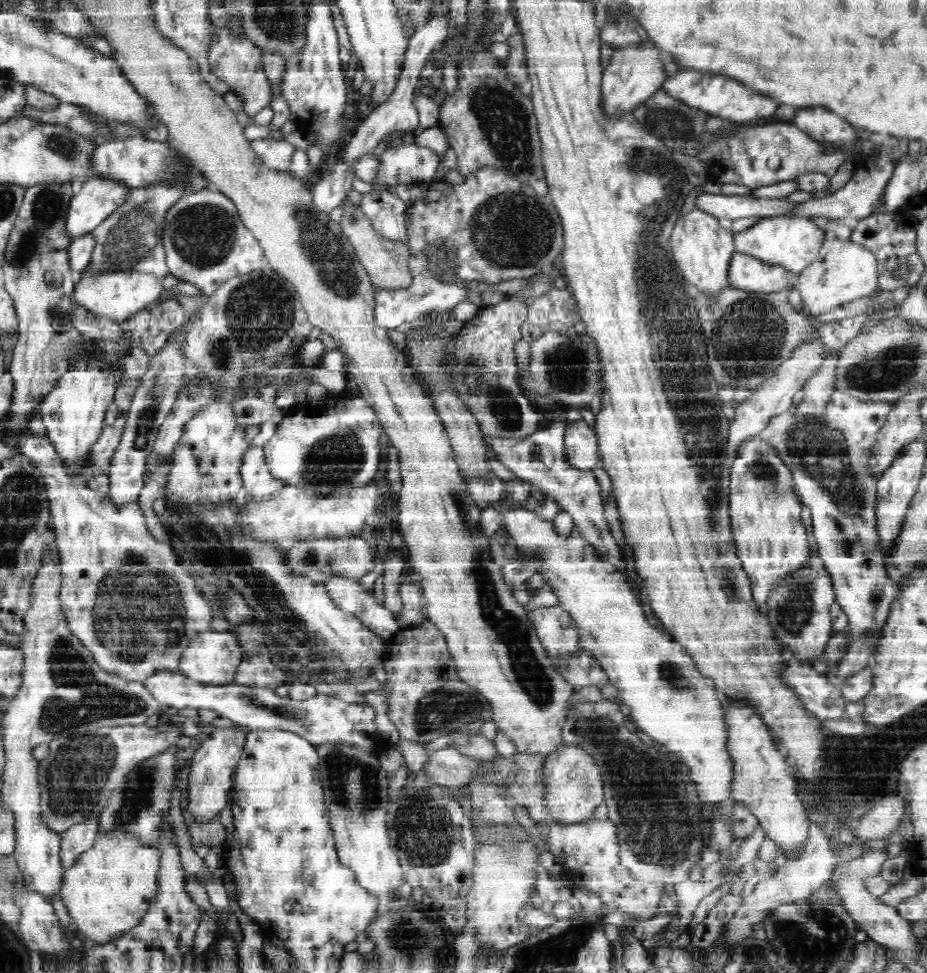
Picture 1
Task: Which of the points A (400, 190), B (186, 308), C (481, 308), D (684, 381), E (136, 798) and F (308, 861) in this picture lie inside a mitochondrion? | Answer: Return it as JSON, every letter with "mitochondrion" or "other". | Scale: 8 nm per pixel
{"A":"other","B":"other","C":"other","D":"mitochondrion","E":"mitochondrion","F":"other"}

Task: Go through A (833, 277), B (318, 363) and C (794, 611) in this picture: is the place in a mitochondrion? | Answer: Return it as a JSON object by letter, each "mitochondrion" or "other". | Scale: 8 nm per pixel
{"A":"other","B":"other","C":"mitochondrion"}

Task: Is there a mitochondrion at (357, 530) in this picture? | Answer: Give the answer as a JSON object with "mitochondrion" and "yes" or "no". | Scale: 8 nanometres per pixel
{"mitochondrion":"no"}

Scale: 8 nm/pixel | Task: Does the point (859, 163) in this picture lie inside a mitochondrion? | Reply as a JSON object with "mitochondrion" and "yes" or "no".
{"mitochondrion":"no"}

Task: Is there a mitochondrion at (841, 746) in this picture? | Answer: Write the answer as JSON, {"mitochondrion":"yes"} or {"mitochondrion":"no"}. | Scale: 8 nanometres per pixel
{"mitochondrion":"yes"}

